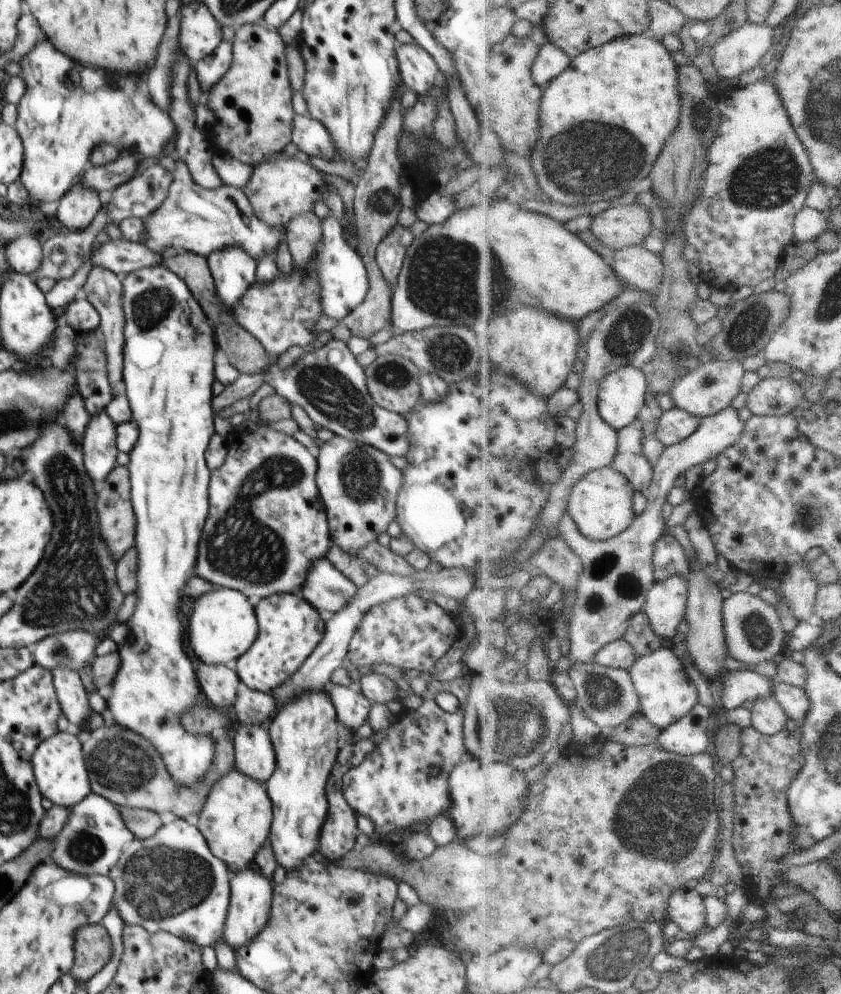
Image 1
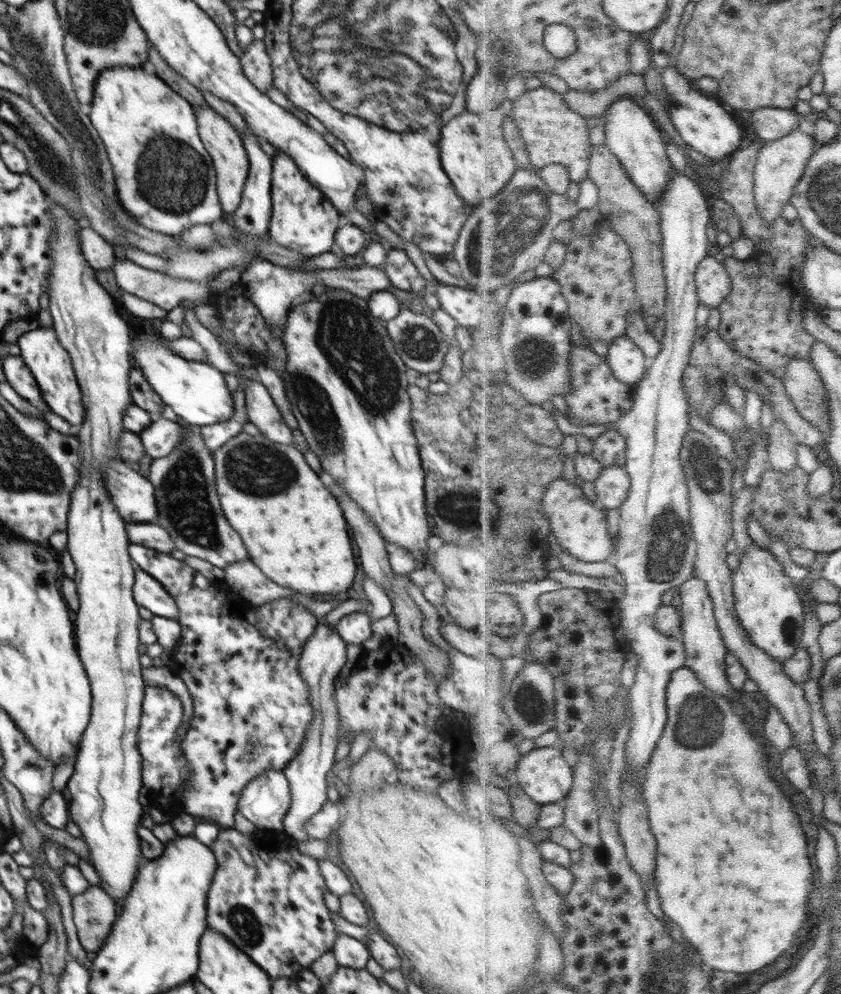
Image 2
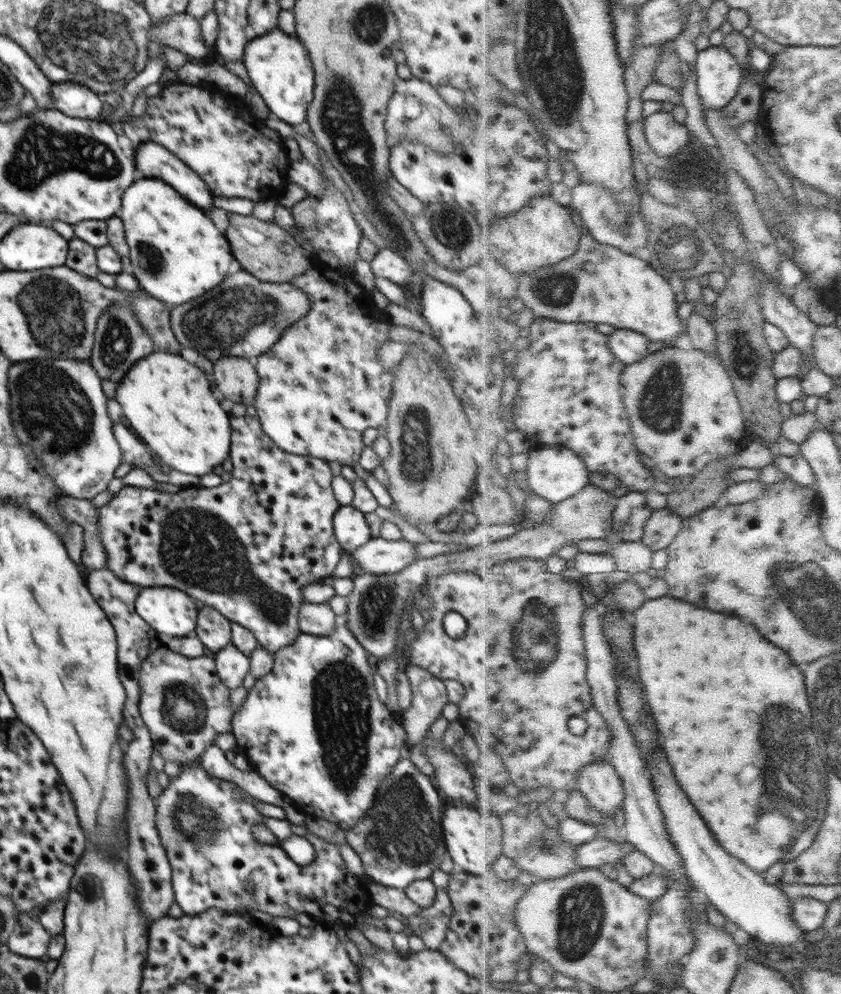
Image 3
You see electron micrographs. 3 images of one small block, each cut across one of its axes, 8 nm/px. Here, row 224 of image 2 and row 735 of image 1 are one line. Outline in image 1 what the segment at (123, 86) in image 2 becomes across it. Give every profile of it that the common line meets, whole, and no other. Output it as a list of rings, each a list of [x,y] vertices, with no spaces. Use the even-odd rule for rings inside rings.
[[[156,265],[155,267],[144,267],[140,270],[132,271],[125,276],[122,276],[123,284],[123,309],[125,312],[125,327],[123,328],[125,345],[123,350],[123,381],[126,386],[126,396],[129,400],[129,405],[133,414],[133,420],[138,425],[139,437],[130,452],[130,462],[127,464],[131,480],[131,501],[134,506],[134,514],[138,520],[136,526],[136,548],[138,548],[138,604],[136,604],[136,612],[130,618],[130,622],[126,624],[130,628],[130,636],[125,638],[125,641],[119,646],[118,654],[121,656],[121,665],[112,684],[112,695],[107,700],[107,708],[113,714],[113,717],[118,725],[124,728],[129,728],[144,738],[147,738],[156,748],[157,752],[161,754],[165,762],[166,769],[177,782],[177,785],[184,785],[191,787],[198,785],[203,778],[207,776],[207,772],[211,769],[212,759],[215,758],[215,740],[210,735],[193,735],[188,734],[187,730],[182,728],[179,716],[188,709],[195,709],[204,696],[199,685],[196,665],[197,662],[190,653],[188,646],[184,644],[184,628],[180,624],[178,618],[178,600],[180,600],[180,590],[184,588],[186,580],[192,576],[194,572],[194,564],[196,564],[196,556],[198,556],[198,542],[200,542],[200,534],[202,534],[202,526],[206,522],[208,516],[208,480],[211,477],[211,470],[205,461],[206,449],[208,448],[210,439],[215,433],[214,419],[216,417],[216,410],[213,408],[212,399],[212,383],[216,380],[214,355],[217,351],[217,342],[215,331],[210,326],[208,318],[204,314],[200,303],[194,298],[192,291],[187,287],[185,280],[180,278],[174,271],[171,271],[167,266]]]

